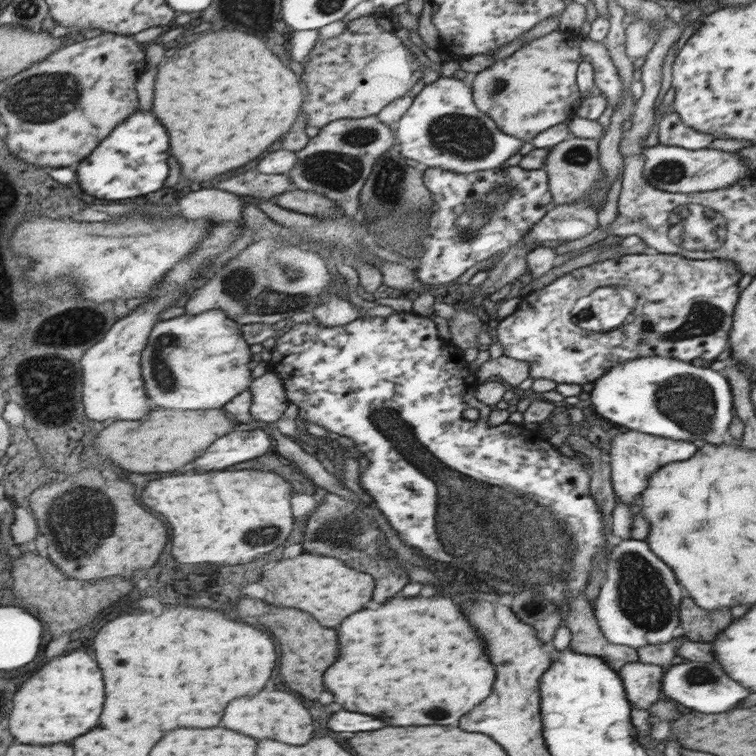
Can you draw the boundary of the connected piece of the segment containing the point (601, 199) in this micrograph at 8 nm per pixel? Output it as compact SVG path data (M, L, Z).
M567 138L547 152L542 168L548 172L547 183L556 205L584 199L598 212L603 208L610 186L607 186L605 174L598 162L598 141L599 139Z

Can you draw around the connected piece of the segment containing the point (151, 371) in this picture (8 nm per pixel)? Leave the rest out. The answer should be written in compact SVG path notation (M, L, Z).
M214 309L198 314L198 316L178 316L172 320L164 320L158 322L158 328L154 328L154 336L150 336L150 342L145 344L146 350L141 352L141 371L143 372L147 395L154 396L154 404L162 406L162 408L172 408L172 410L200 410L200 408L222 408L226 402L230 402L236 394L240 394L243 390L248 390L251 382L254 381L250 376L252 364L249 364L252 358L250 353L250 344L246 343L246 339L241 332L241 324L232 320L232 317L226 316L224 311Z

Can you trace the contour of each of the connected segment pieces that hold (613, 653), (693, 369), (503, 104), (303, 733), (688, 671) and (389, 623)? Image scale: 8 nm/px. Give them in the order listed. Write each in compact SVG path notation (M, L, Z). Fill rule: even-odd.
M584 593L569 598L564 615L564 625L572 633L569 646L576 652L599 656L615 671L619 671L629 662L639 660L639 654L634 647L608 642Z
M648 356L611 366L591 390L596 412L630 430L674 440L708 440L724 444L734 437L728 426L732 422L733 396L728 380L710 367L674 357Z
M557 29L526 43L528 46L524 44L514 51L510 58L495 62L490 68L476 73L471 88L475 105L480 112L490 116L502 132L520 138L524 143L531 141L536 134L544 132L547 128L567 123L576 115L582 101L576 85L576 70L578 64L583 61L579 47L581 38L581 35L578 37L568 31L562 32Z
M262 690L258 696L234 700L234 704L230 704L230 712L226 712L226 728L234 728L236 732L242 732L257 741L271 738L292 746L306 744L314 730L310 712L298 702L296 696L280 690Z
M690 661L670 666L666 669L661 680L661 692L665 698L674 700L686 708L694 708L694 711L706 712L706 714L718 714L732 710L738 706L750 692L746 688L740 688L730 680L722 668L718 668L717 662L707 663Z
M432 596L432 598L392 598L386 604L382 604L378 610L360 610L360 612L348 616L340 624L338 640L340 640L340 654L338 654L338 660L326 670L324 686L334 694L334 702L342 704L344 710L360 712L360 714L380 714L376 718L382 718L382 720L386 716L388 720L384 720L384 722L390 724L390 726L432 726L432 724L458 726L458 720L464 714L468 714L472 708L476 708L482 700L486 700L490 696L490 692L492 692L494 666L486 658L482 642L478 640L478 636L472 630L472 626L466 622L460 606L456 606L450 598L444 598L444 596Z

